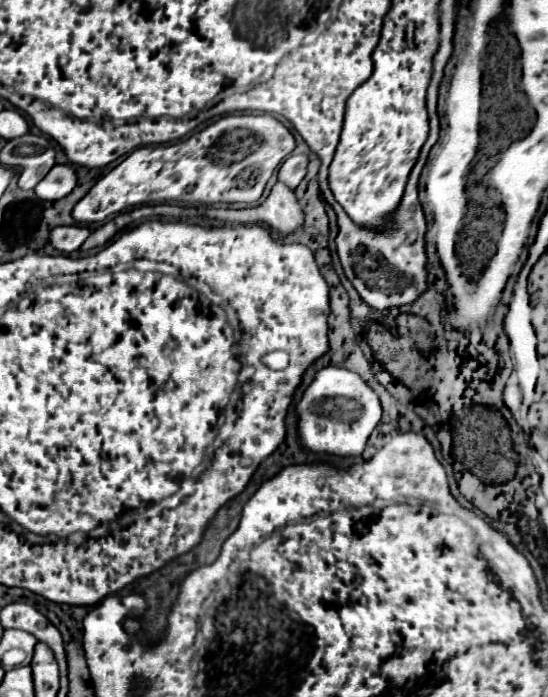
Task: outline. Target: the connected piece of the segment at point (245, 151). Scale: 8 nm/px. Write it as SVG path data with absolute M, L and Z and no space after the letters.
M230 114L176 144L136 148L126 160L122 160L112 172L108 172L104 178L100 178L92 186L92 190L74 206L72 218L78 224L94 224L94 222L104 222L110 218L110 214L120 214L122 210L128 210L132 206L160 204L160 202L206 204L206 206L214 206L214 204L250 206L262 198L268 178L282 164L282 160L292 154L294 148L296 148L296 140L292 132L282 122L278 122L274 116L270 114L256 114L256 116L254 114L238 114L238 116Z

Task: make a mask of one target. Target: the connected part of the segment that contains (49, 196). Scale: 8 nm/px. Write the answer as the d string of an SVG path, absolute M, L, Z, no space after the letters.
M56 164L44 180L40 180L34 188L36 196L40 200L58 200L72 192L77 184L77 173L75 169L66 164Z

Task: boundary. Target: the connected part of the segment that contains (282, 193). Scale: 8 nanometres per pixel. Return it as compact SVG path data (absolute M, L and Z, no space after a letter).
M278 182L264 204L244 210L212 208L212 218L230 224L256 224L264 222L282 236L288 236L304 226L304 208L296 200L296 194Z

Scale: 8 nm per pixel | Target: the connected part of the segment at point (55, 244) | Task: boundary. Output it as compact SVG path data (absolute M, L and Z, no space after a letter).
M60 226L60 228L52 230L50 244L54 250L58 250L62 254L70 254L70 252L78 250L88 236L90 236L90 230L84 226Z

